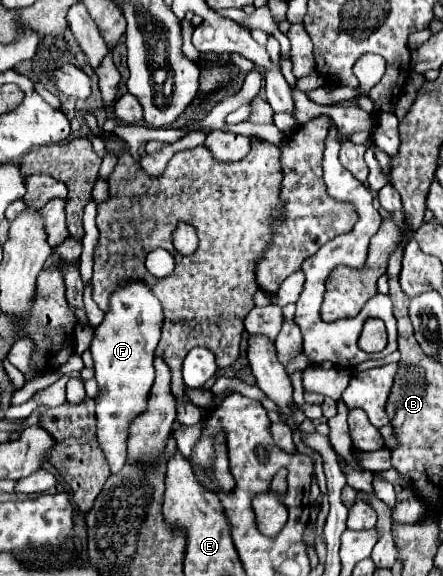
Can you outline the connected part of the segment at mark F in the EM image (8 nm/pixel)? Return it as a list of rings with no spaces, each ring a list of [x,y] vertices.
[[[120,281],[108,301],[104,321],[94,329],[90,353],[94,357],[96,381],[100,387],[96,395],[98,443],[112,473],[118,473],[126,461],[128,423],[146,409],[148,391],[154,381],[154,349],[160,341],[162,323],[162,305],[152,289],[148,289],[144,281]]]

